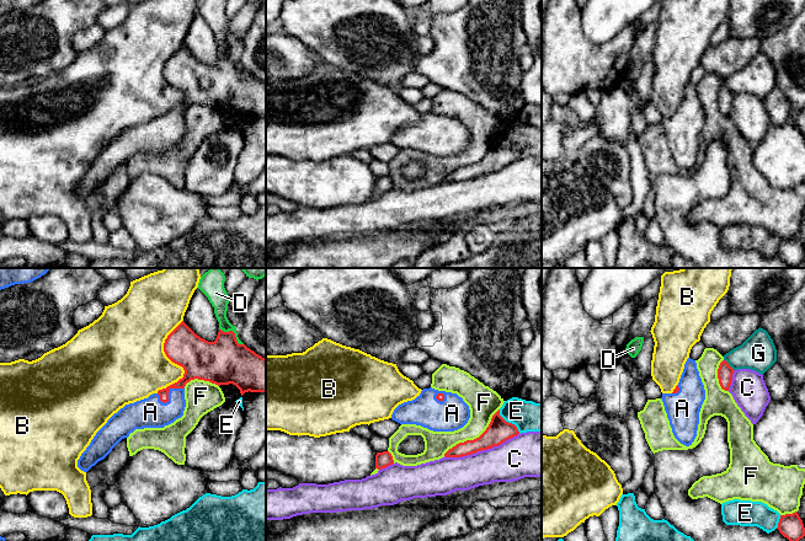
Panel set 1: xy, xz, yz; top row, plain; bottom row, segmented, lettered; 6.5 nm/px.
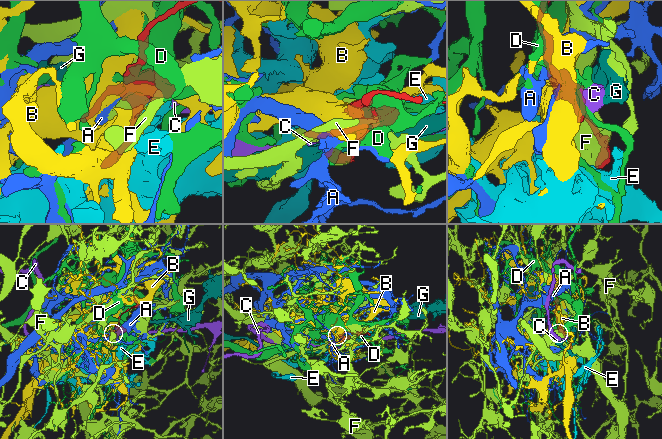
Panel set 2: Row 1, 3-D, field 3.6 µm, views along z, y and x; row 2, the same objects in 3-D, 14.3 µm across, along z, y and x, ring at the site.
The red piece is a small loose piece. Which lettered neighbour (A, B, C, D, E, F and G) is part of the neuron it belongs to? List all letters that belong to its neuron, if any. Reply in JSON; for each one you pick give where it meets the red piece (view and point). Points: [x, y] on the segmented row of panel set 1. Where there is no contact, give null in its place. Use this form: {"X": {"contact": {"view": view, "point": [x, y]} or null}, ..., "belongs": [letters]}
{"A": {"contact": {"view": "xy", "point": [169, 391]}}, "belongs": ["A"]}

